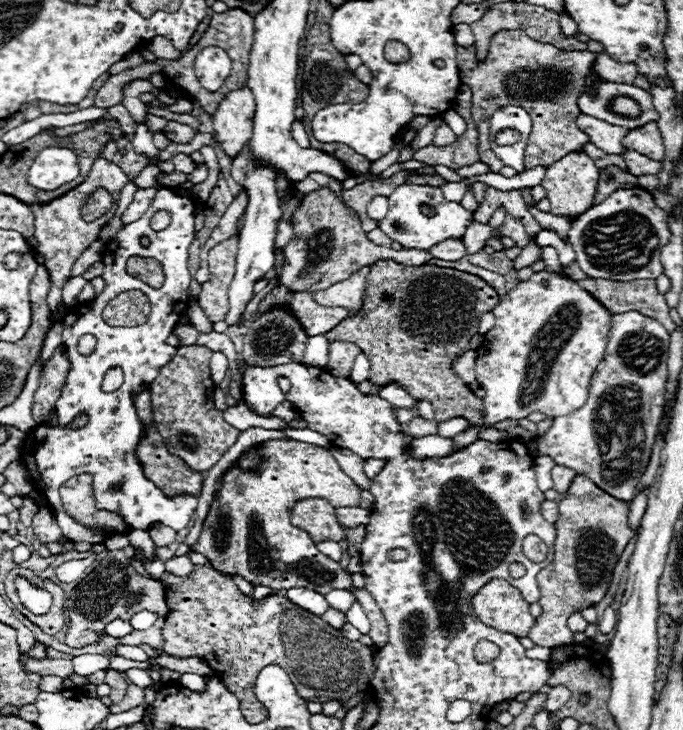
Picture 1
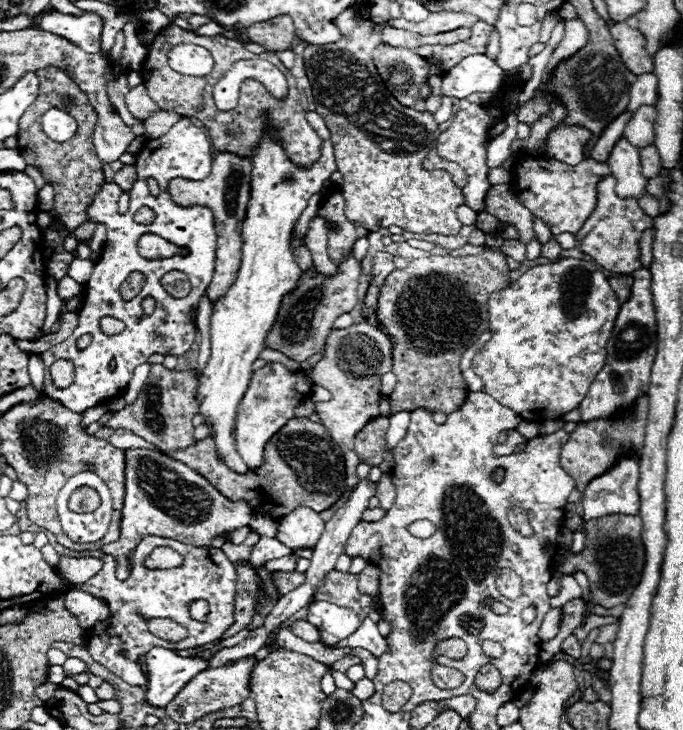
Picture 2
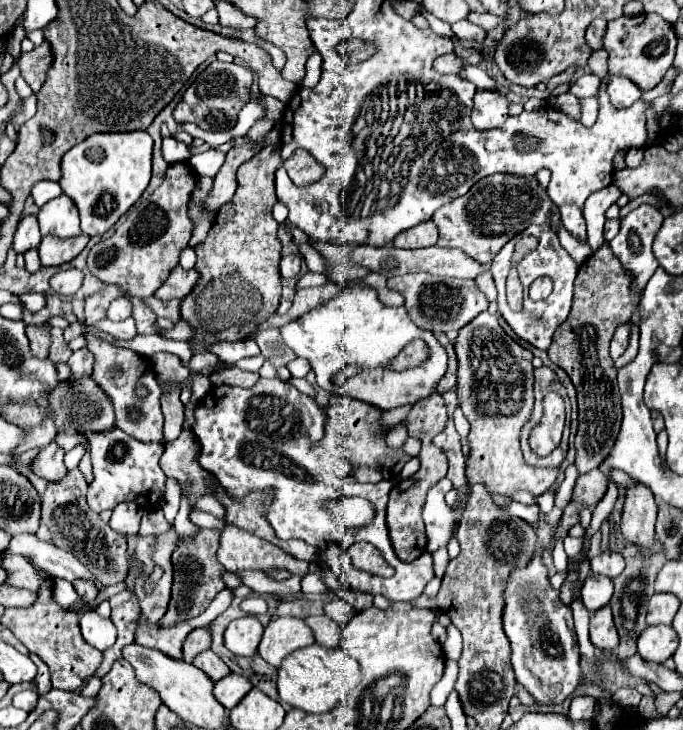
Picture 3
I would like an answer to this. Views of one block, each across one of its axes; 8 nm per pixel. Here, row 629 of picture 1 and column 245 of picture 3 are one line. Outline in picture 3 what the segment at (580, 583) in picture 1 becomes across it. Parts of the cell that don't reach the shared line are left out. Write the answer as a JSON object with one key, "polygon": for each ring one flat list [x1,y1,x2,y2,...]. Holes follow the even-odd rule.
{"polygon":[[226,524,220,536,218,562,224,568,258,568,266,572,288,570,296,576,308,574,306,562,290,556,276,544,230,524]]}

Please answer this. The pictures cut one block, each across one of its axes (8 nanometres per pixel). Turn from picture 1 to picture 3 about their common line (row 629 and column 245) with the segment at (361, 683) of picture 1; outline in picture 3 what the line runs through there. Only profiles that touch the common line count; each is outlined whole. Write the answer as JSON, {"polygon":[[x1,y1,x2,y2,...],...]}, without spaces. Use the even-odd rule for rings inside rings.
{"polygon":[[268,146,266,150,258,152,252,162,244,162,236,176,238,176,238,190,232,198,232,202,224,204,218,210,218,216,206,236,204,242,196,244,196,270,202,274,200,282,196,284,196,288,192,290,192,294,188,294,188,298,182,300,182,320,186,320,188,324,192,324,196,328,196,342,238,342,242,340,246,334,250,334,256,324,268,320,280,302,280,294,282,294,282,276,280,276,280,260,282,260,282,242,276,236,278,230,278,222,272,218,272,206,277,202,275,172,278,166,282,164,280,154,278,154,278,146]]}

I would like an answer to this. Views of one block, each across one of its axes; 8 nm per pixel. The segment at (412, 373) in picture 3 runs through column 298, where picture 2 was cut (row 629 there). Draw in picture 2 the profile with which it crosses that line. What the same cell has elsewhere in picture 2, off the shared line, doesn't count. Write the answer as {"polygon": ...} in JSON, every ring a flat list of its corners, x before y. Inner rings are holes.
{"polygon":[[320,600,310,604,306,620,318,628,320,642,324,644,336,644,344,640,360,626,360,616,354,610]]}

